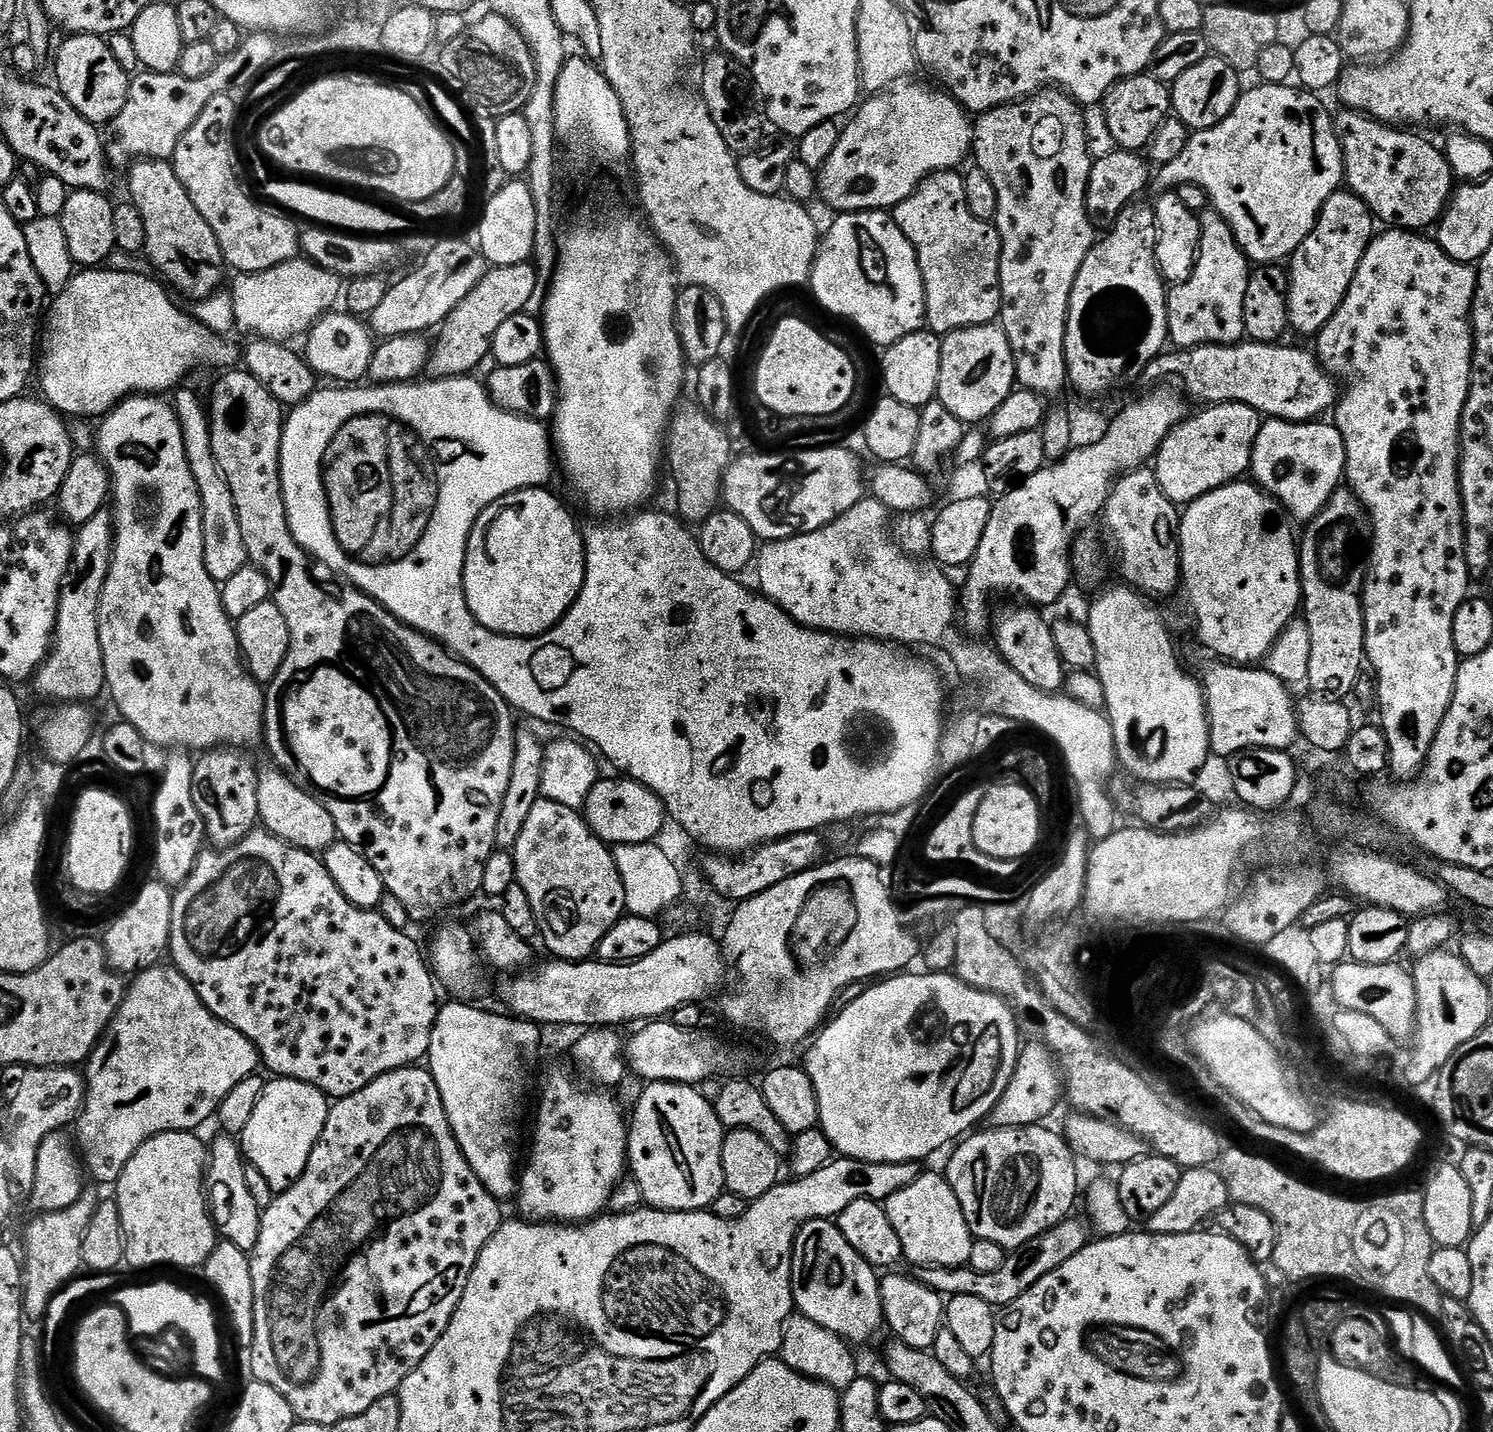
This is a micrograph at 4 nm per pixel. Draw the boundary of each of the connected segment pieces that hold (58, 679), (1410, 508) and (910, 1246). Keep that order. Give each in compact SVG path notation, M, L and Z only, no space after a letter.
M108 510L94 514L90 522L75 529L70 566L60 587L52 649L34 677L37 694L50 700L48 702L91 702L99 692L105 691L104 655L98 622L102 590L112 565L113 539L112 513Z
M1394 227L1384 230L1381 236L1380 233L1373 235L1366 254L1362 254L1362 262L1358 262L1354 282L1350 282L1346 298L1342 298L1342 306L1338 306L1334 318L1330 318L1330 322L1326 322L1326 326L1314 337L1314 355L1320 365L1337 381L1345 380L1348 383L1348 389L1339 393L1334 405L1334 423L1346 446L1344 475L1347 487L1364 503L1368 518L1372 521L1368 576L1364 580L1364 655L1367 667L1370 672L1372 668L1373 674L1376 675L1376 692L1380 695L1378 720L1389 746L1388 772L1396 775L1395 779L1400 782L1415 780L1419 776L1428 761L1430 746L1438 734L1438 726L1442 726L1442 718L1446 718L1446 710L1452 701L1454 682L1461 662L1454 646L1454 618L1470 596L1470 573L1468 559L1464 553L1464 504L1460 500L1460 419L1466 406L1472 373L1472 303L1476 297L1476 268L1450 258L1440 249L1435 239L1428 237L1427 240L1424 236L1427 235L1416 230Z
M921 1171L917 1180L888 1197L883 1201L883 1206L890 1218L890 1226L894 1226L894 1231L898 1234L898 1242L902 1242L903 1259L909 1260L912 1266L963 1268L967 1265L974 1237L966 1222L966 1214L962 1214L962 1206L958 1206L958 1194L954 1194L947 1175Z

